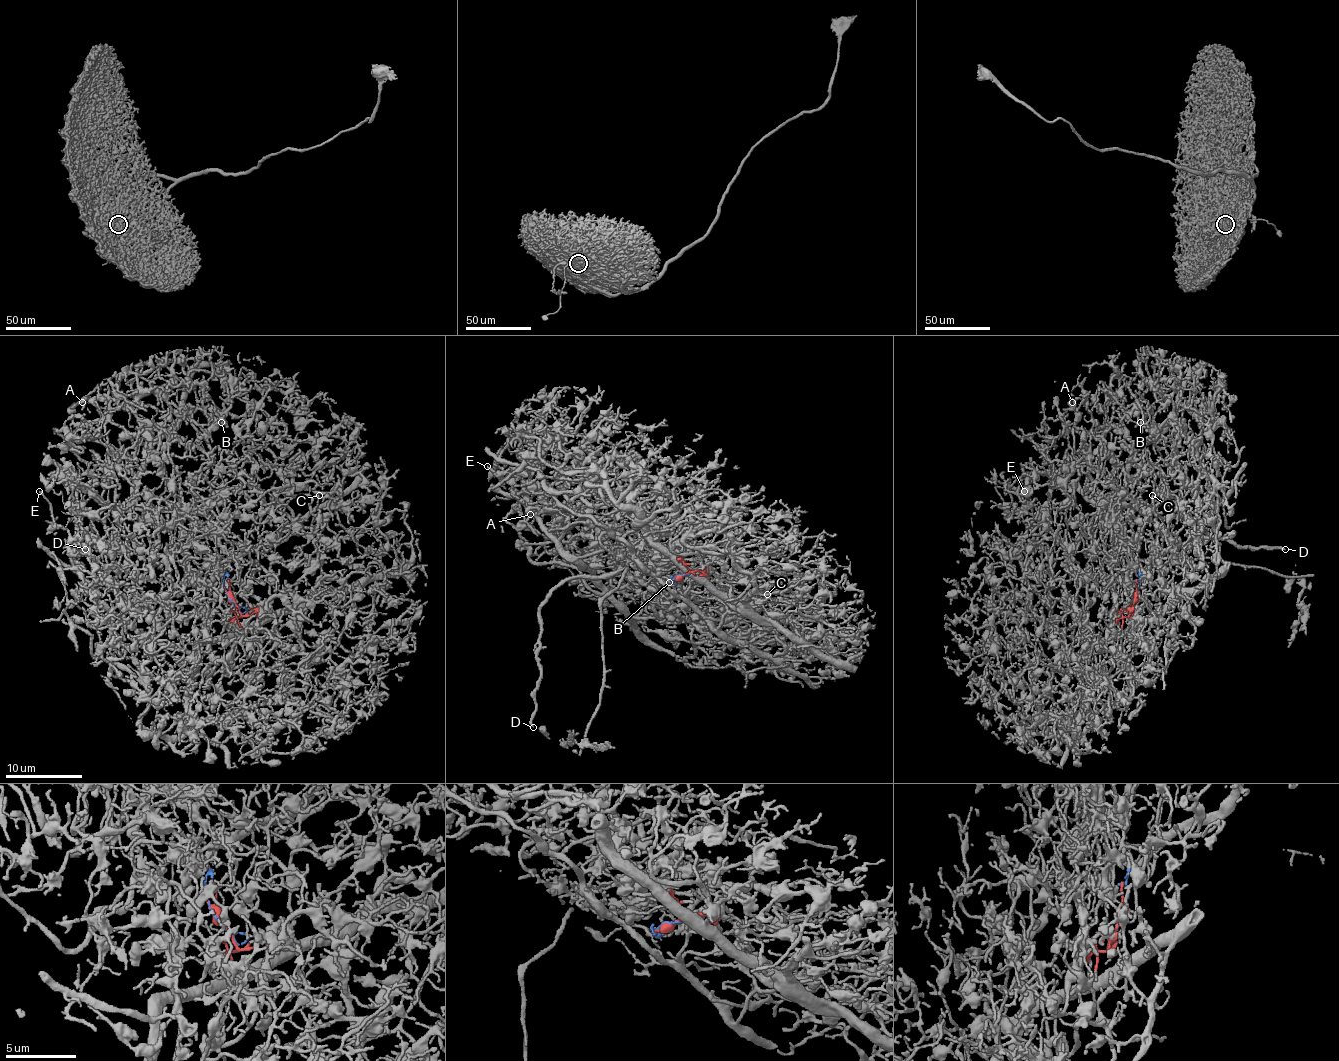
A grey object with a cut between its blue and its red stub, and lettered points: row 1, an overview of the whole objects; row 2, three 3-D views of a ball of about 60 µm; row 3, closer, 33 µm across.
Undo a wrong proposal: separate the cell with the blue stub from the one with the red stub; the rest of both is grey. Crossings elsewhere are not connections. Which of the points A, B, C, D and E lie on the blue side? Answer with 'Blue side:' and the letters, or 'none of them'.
Blue side: D

